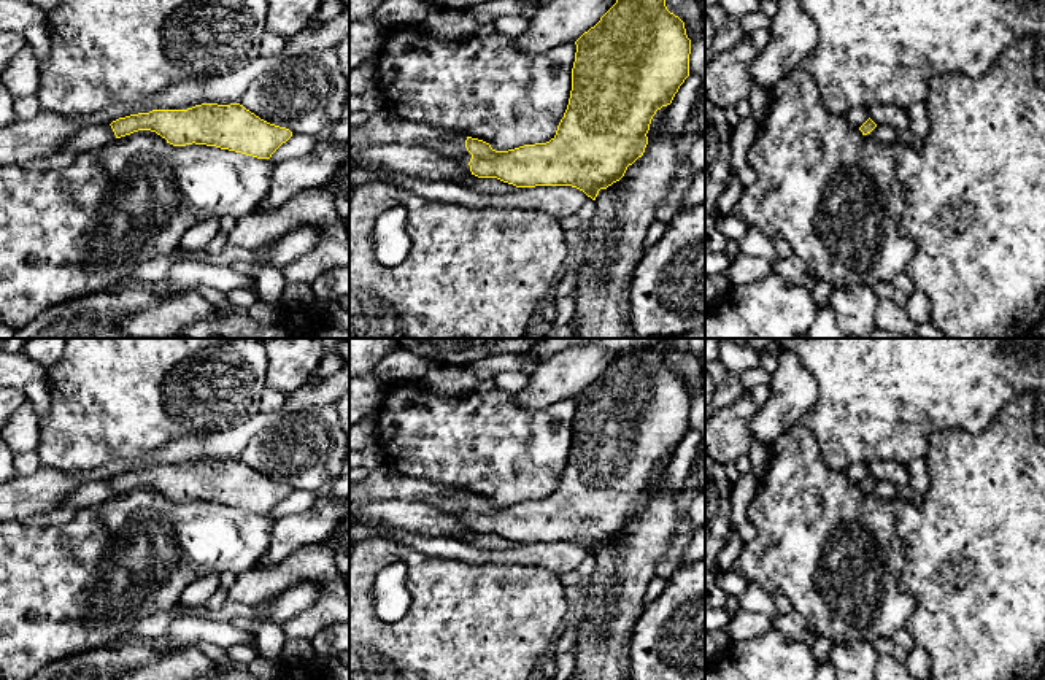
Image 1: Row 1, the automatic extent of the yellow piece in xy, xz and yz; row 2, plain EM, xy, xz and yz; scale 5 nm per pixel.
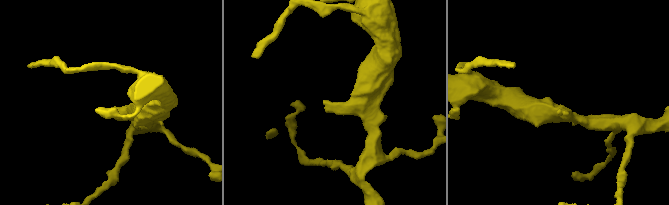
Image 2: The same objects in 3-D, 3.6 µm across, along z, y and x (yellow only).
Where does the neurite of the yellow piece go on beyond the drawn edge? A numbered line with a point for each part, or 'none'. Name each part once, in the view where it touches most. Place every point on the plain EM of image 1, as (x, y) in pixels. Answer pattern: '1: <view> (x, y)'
1: xz (385, 483)

